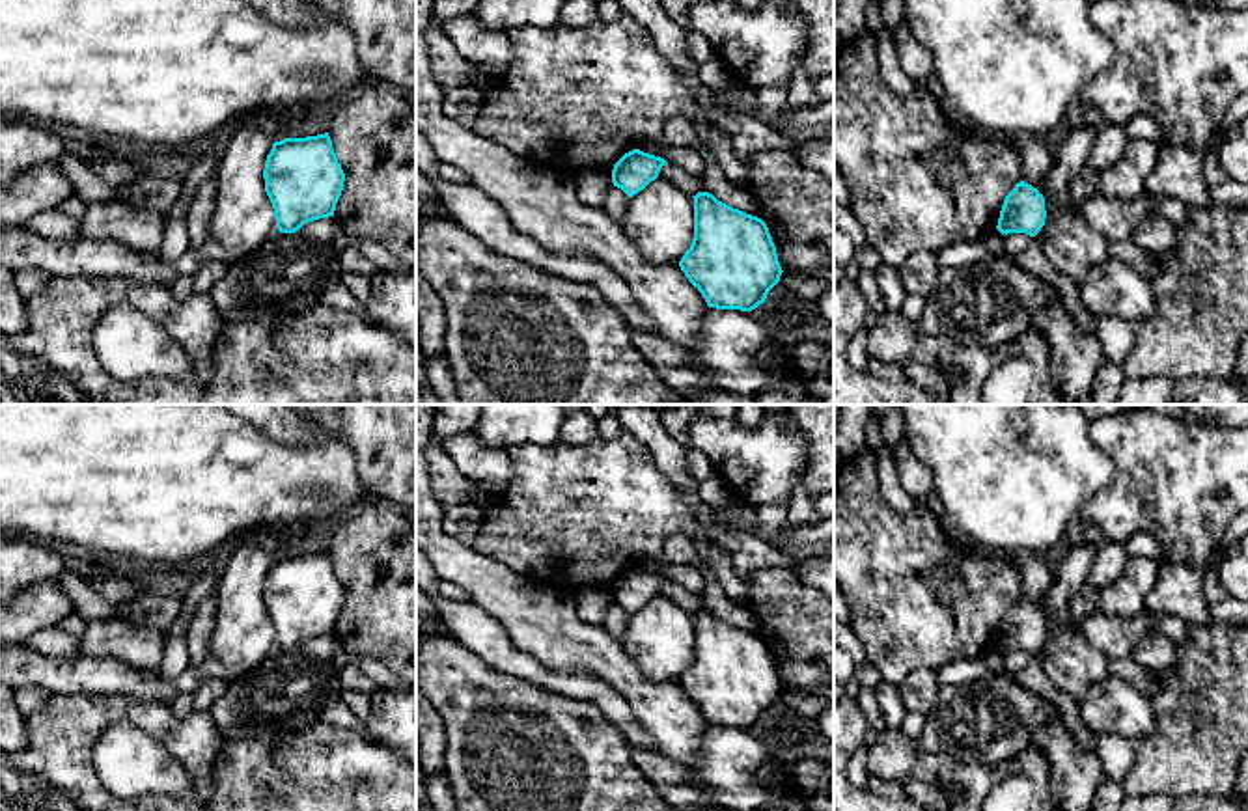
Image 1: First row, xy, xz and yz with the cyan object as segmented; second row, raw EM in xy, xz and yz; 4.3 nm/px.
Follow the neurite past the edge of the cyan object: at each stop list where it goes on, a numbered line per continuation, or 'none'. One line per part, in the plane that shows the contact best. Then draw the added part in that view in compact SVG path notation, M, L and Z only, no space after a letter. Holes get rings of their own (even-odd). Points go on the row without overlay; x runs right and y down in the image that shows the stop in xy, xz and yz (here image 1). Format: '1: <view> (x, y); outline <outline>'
none

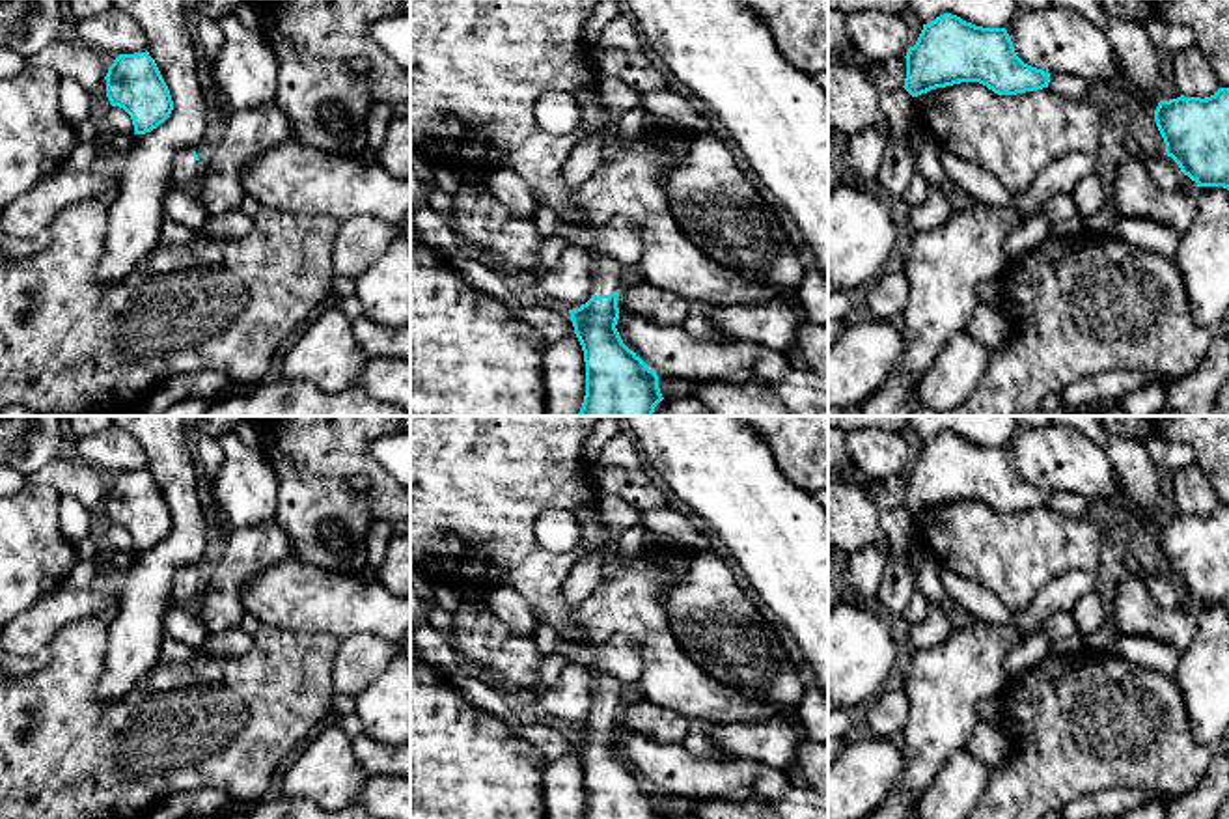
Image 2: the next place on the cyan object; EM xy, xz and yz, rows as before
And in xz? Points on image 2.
1: xz (607, 691); outline M587 666L591 673L591 713L610 713L621 709L621 700L627 692L627 687L614 675L599 670L597 666Z

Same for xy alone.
1: xy (187, 590); outline M194 567L181 569L173 578L173 604L194 610L201 588L203 580L194 575Z

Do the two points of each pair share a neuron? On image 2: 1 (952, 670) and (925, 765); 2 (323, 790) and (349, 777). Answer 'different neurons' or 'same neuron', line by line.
1: same neuron
2: same neuron

